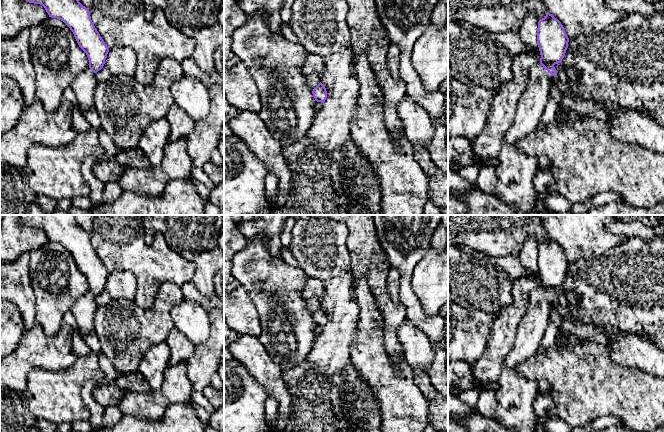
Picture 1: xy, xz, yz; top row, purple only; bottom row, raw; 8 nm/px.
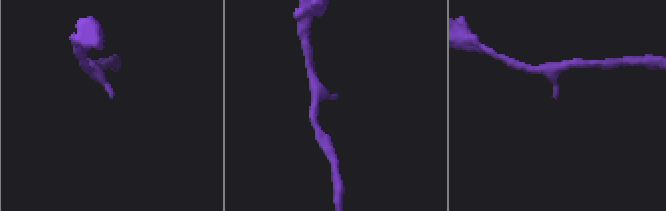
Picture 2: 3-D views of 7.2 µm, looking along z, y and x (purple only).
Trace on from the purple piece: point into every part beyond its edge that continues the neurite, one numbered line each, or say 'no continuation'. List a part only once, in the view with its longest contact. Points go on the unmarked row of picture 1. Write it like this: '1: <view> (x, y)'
1: yz (515, 396)

